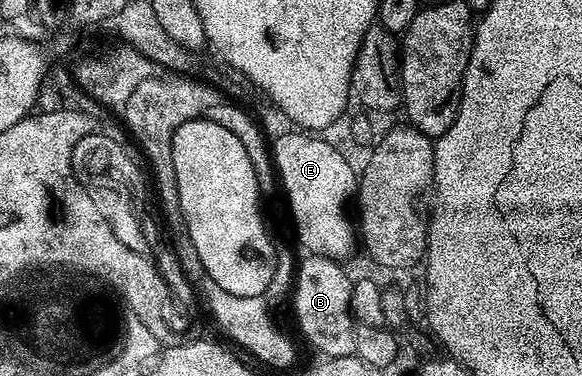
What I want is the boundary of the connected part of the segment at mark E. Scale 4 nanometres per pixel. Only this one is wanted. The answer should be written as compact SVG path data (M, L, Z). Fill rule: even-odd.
M296 133L300 135L284 135L276 143L276 149L274 145L274 166L275 170L278 172L279 182L282 184L282 187L285 187L288 190L288 203L292 206L292 219L296 222L296 231L300 234L300 239L305 243L309 248L307 249L313 255L325 255L327 259L334 259L337 261L344 261L344 258L352 251L352 239L354 243L354 223L348 220L348 203L350 207L350 200L353 198L354 192L358 187L358 175L354 170L352 172L352 167L348 164L348 159L335 147L332 143L327 143L324 140L324 137L317 137L312 133Z

